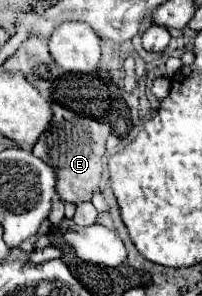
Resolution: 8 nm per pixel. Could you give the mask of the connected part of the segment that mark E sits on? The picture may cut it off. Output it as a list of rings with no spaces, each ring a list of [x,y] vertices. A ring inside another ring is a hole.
[[[53,104],[53,122],[39,136],[33,154],[47,162],[57,172],[57,194],[63,202],[81,204],[91,200],[95,192],[99,192],[101,172],[103,172],[103,156],[105,156],[105,140],[111,134],[111,126],[107,122],[99,122],[87,116],[79,116],[69,108]]]

